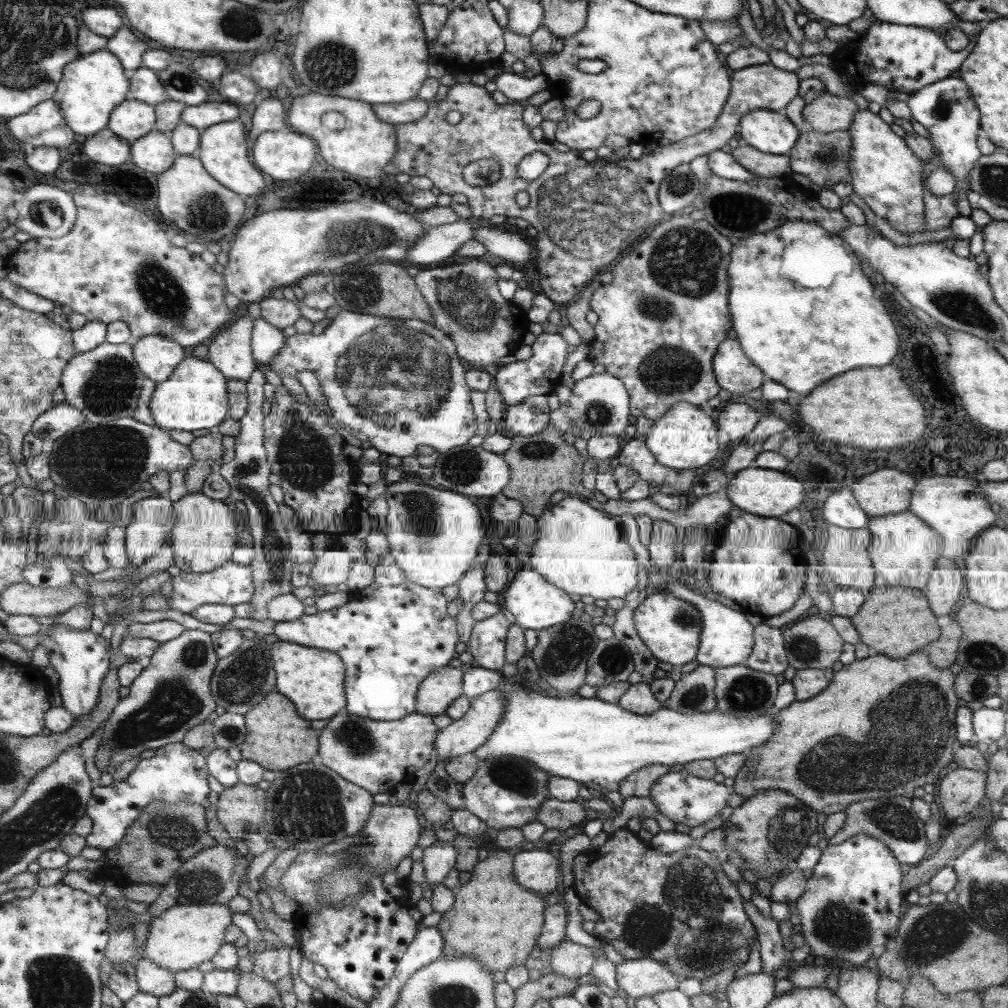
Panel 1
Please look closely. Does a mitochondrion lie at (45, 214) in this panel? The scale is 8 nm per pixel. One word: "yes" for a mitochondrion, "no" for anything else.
yes

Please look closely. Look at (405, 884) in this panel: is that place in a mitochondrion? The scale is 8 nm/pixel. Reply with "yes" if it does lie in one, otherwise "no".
no

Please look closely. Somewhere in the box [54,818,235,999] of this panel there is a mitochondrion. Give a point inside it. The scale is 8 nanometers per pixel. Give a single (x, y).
(203, 884)

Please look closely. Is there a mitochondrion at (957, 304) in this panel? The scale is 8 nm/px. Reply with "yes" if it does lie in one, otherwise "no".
yes

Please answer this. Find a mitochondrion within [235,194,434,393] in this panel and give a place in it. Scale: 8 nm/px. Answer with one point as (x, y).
(344, 239)

